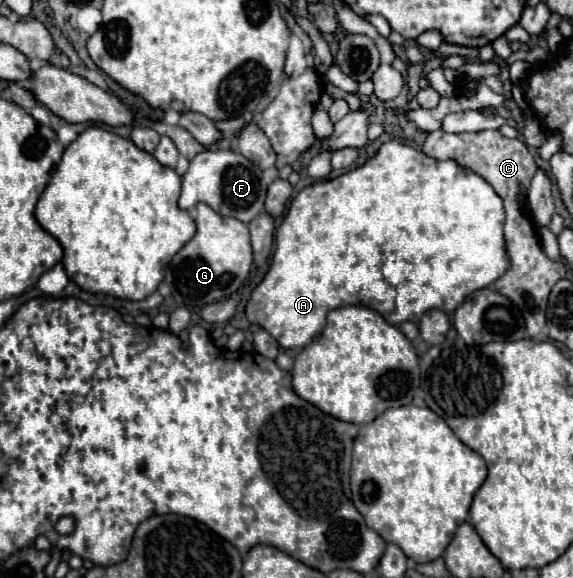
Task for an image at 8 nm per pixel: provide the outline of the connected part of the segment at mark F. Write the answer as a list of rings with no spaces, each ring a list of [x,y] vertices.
[[[202,151],[198,153],[182,177],[182,195],[178,199],[180,209],[192,209],[196,203],[206,203],[222,217],[236,217],[242,223],[250,223],[262,209],[266,199],[266,183],[262,171],[236,151]]]

